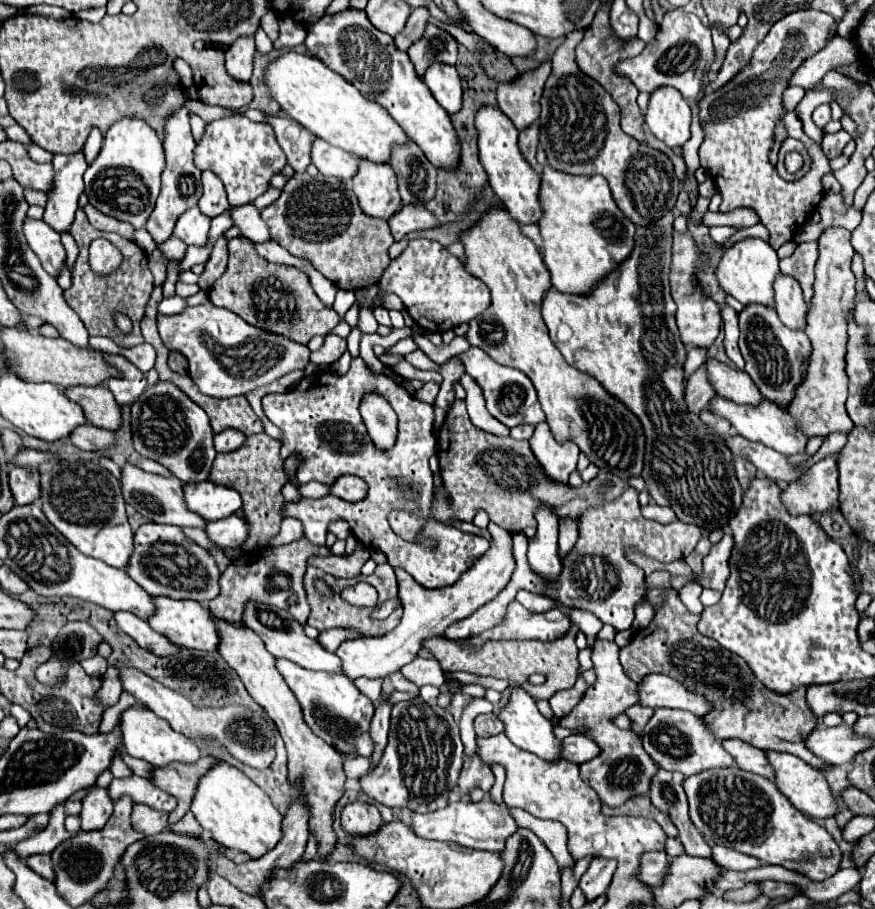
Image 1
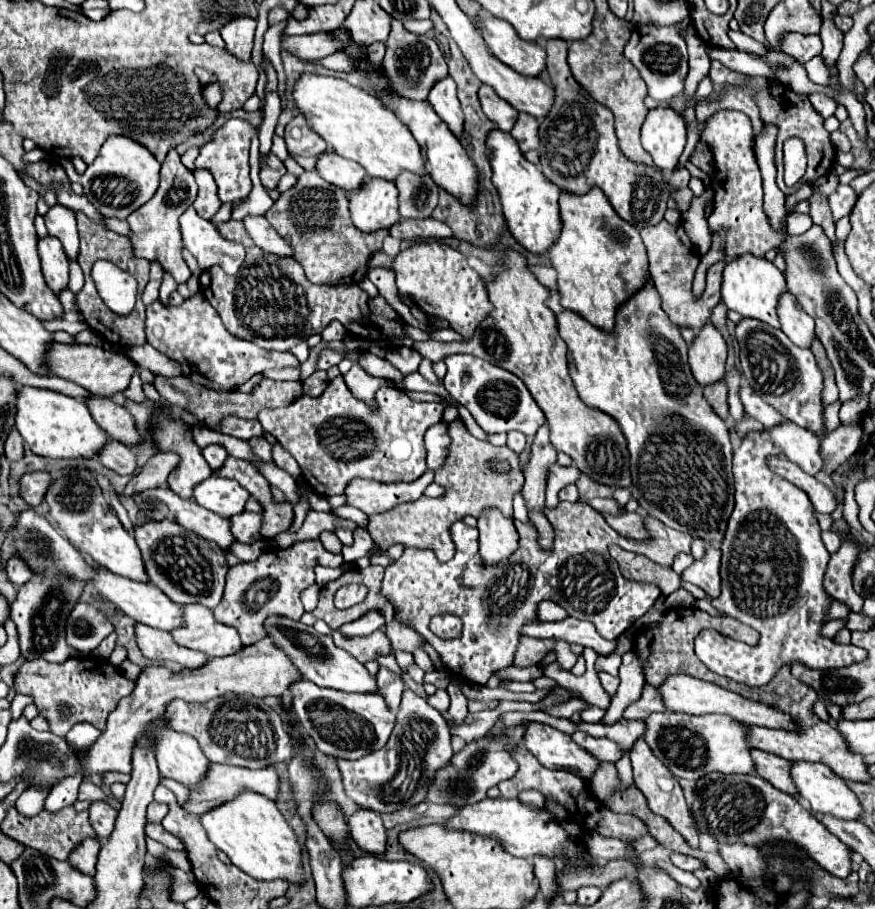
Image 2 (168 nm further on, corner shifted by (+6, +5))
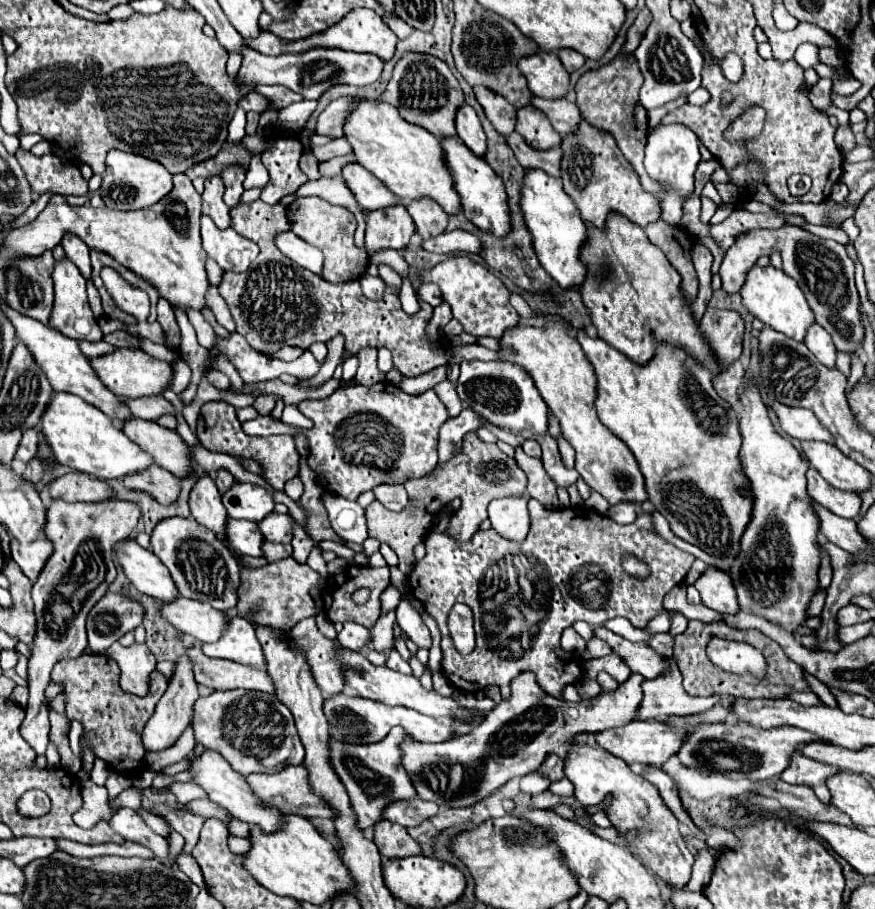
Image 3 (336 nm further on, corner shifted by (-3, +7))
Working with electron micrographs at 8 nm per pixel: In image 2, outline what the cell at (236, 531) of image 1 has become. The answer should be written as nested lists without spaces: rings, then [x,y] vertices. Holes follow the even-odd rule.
[[[240,513],[230,517],[230,531],[234,539],[240,543],[254,543],[262,539],[260,523],[262,523],[260,513]]]

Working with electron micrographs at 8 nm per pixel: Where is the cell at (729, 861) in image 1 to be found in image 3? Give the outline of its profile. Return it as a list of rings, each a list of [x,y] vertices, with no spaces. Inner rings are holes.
[[[567,743],[569,753],[565,759],[565,775],[575,785],[575,797],[581,805],[601,805],[607,797],[611,797],[609,807],[603,807],[611,825],[619,831],[619,835],[627,835],[627,831],[639,831],[635,839],[627,841],[627,849],[641,859],[645,867],[649,867],[661,881],[665,881],[673,889],[683,889],[691,877],[691,867],[695,855],[687,849],[685,839],[677,829],[677,819],[667,811],[665,803],[659,797],[659,791],[641,775],[635,775],[625,761],[613,757],[603,749],[591,749],[589,745],[571,745]]]

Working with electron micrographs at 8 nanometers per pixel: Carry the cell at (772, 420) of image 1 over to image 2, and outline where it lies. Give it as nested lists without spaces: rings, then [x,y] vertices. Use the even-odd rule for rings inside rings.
[[[784,419],[782,423],[762,431],[784,453],[786,459],[800,465],[808,475],[816,475],[822,469],[820,437],[812,431]]]

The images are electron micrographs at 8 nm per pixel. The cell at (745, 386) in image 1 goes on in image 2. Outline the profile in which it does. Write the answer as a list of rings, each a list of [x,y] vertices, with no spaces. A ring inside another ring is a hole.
[[[742,385],[740,391],[738,391],[738,397],[744,405],[744,411],[746,415],[758,419],[764,427],[770,427],[770,425],[776,425],[778,421],[784,421],[784,417],[780,413],[776,413],[768,403],[764,403],[752,389],[750,385]]]

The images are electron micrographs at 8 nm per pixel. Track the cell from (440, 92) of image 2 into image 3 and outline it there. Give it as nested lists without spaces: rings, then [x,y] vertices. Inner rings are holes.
[[[465,105],[465,107],[459,109],[459,113],[457,113],[457,133],[459,133],[461,141],[467,145],[467,149],[471,149],[479,157],[485,157],[487,137],[483,133],[483,127],[481,127],[473,107]]]

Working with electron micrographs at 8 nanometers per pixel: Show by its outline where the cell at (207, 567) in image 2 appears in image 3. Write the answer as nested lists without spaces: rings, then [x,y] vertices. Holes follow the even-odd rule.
[[[169,517],[157,523],[151,535],[151,551],[169,569],[183,597],[209,603],[219,611],[231,611],[237,605],[237,589],[241,585],[239,563],[235,563],[227,547],[223,547],[223,543],[219,543],[211,531],[195,523],[195,519]]]

